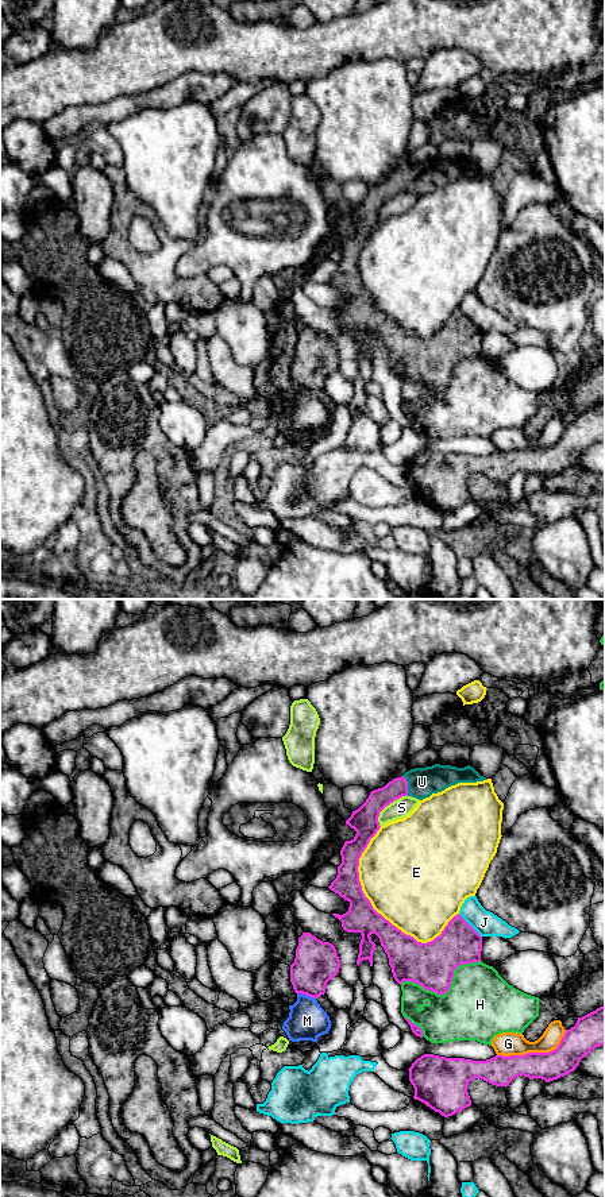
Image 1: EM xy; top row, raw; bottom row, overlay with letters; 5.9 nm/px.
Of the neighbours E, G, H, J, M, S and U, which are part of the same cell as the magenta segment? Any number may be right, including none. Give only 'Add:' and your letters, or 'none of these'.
Add: U

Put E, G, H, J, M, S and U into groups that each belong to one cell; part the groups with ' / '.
E / G / H / J / M / S / U

